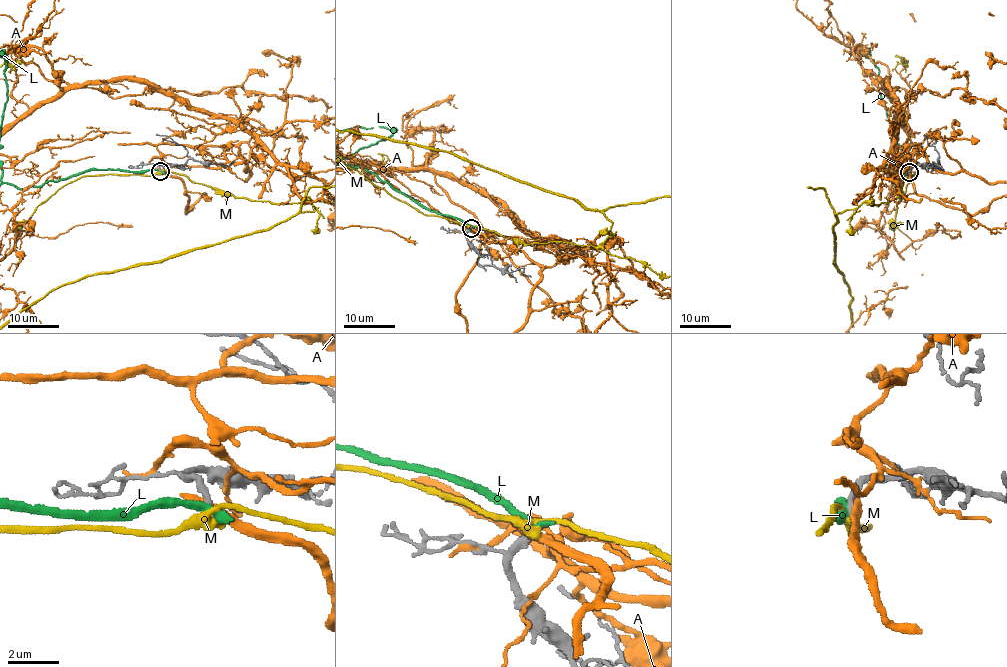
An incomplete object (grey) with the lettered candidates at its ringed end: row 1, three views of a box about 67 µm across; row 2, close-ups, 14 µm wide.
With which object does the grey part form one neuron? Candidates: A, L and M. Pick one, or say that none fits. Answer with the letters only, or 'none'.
none

